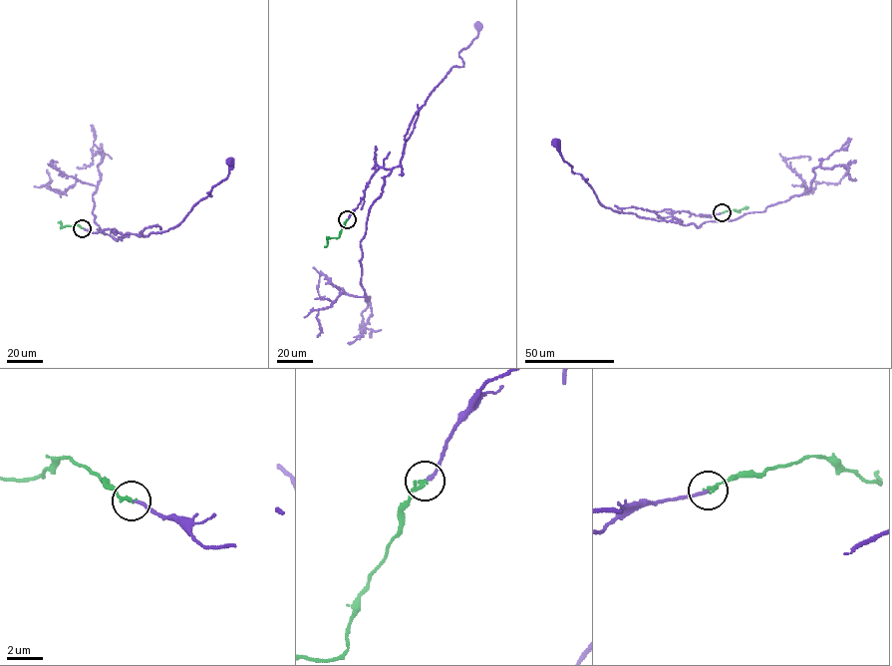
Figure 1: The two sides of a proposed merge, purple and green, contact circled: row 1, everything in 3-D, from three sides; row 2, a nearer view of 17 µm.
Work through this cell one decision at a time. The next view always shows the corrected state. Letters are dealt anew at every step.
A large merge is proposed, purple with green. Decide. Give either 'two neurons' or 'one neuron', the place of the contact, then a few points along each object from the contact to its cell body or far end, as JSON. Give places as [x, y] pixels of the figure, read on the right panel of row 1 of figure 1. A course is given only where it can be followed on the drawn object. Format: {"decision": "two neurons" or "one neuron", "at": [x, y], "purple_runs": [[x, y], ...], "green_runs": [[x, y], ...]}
{"decision": "one neuron", "at": [722, 212], "purple_runs": [[722, 212], [707, 217], [676, 211], [673, 219], [666, 221], [606, 207], [587, 178], [571, 170], [555, 143]], "green_runs": [[722, 212], [734, 209], [740, 212], [748, 207]]}

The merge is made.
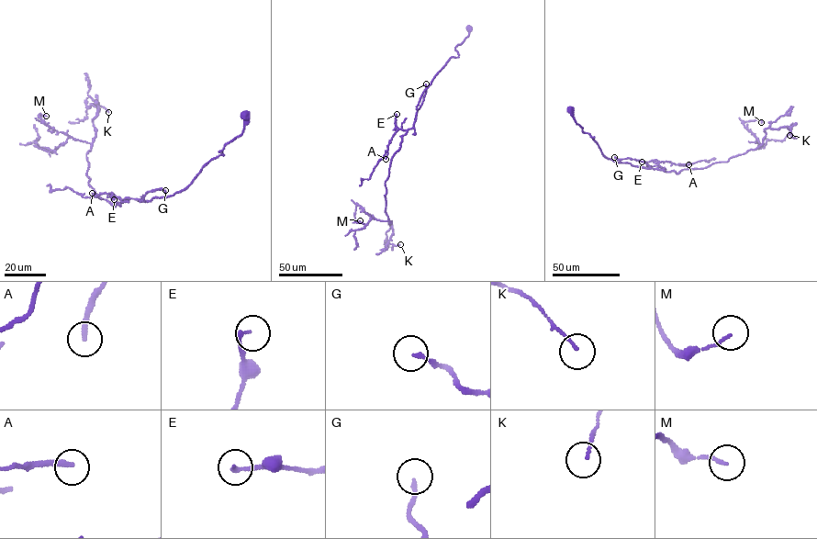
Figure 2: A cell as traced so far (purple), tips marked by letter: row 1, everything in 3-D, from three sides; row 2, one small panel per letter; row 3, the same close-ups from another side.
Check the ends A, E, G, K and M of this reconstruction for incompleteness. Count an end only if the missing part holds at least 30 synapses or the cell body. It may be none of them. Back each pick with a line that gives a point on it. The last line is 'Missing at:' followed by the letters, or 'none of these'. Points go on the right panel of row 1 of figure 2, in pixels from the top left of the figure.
Missing at: none of these

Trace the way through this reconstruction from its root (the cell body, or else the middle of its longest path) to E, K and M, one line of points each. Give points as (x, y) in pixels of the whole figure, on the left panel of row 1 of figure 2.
E: (245, 117), (242, 133), (184, 189), (149, 201), (119, 199), (111, 193), (114, 199)
K: (245, 117), (242, 133), (184, 189), (115, 207), (96, 196), (86, 175), (99, 110), (91, 104), (108, 112)
M: (245, 117), (242, 133), (184, 189), (115, 207), (88, 184), (92, 144), (51, 129), (39, 115), (46, 116)

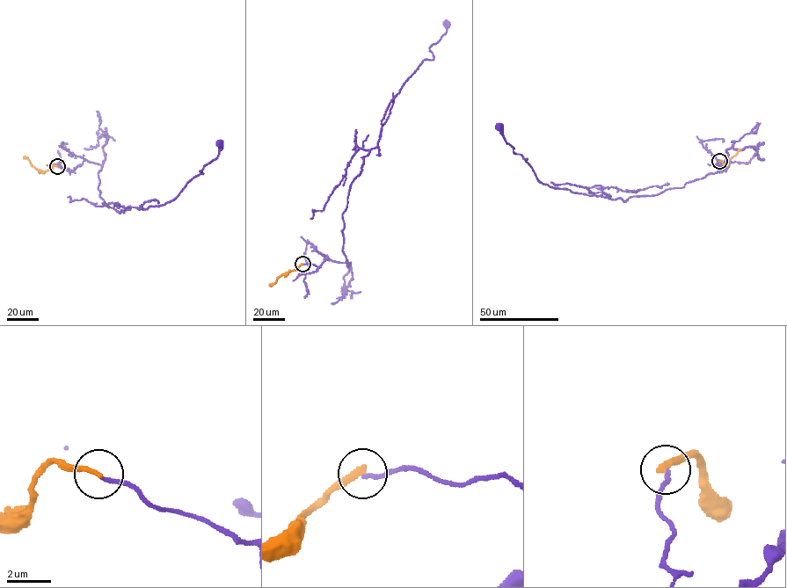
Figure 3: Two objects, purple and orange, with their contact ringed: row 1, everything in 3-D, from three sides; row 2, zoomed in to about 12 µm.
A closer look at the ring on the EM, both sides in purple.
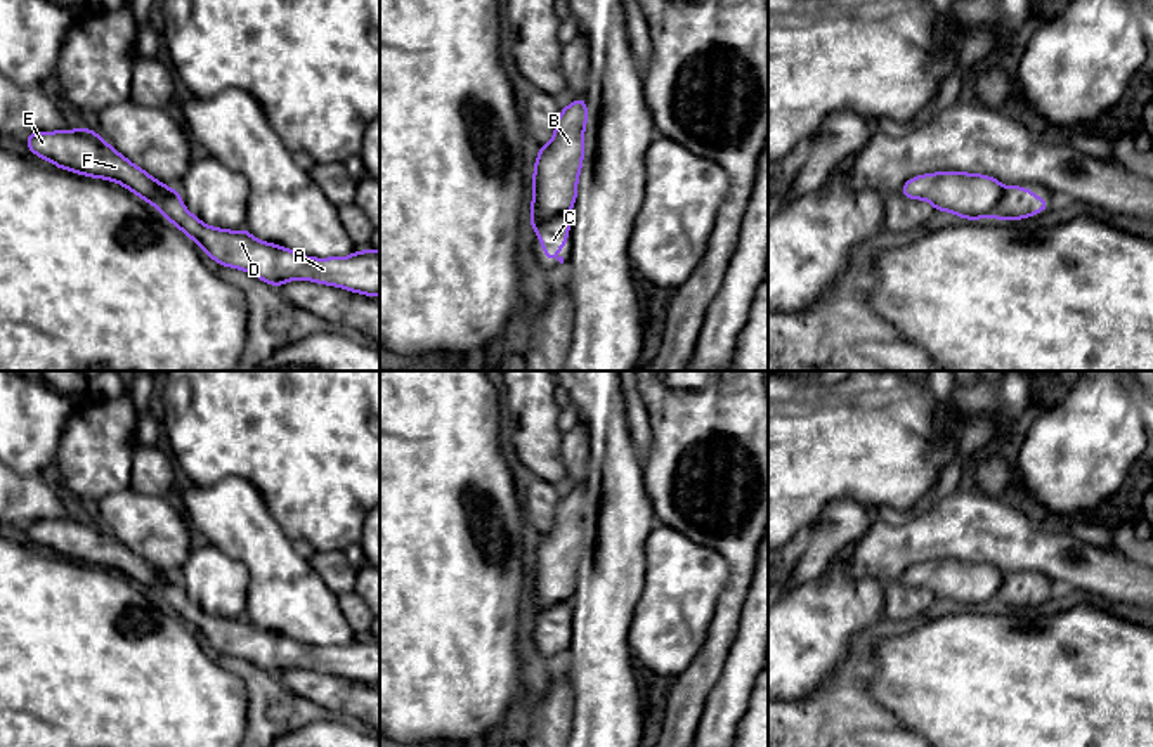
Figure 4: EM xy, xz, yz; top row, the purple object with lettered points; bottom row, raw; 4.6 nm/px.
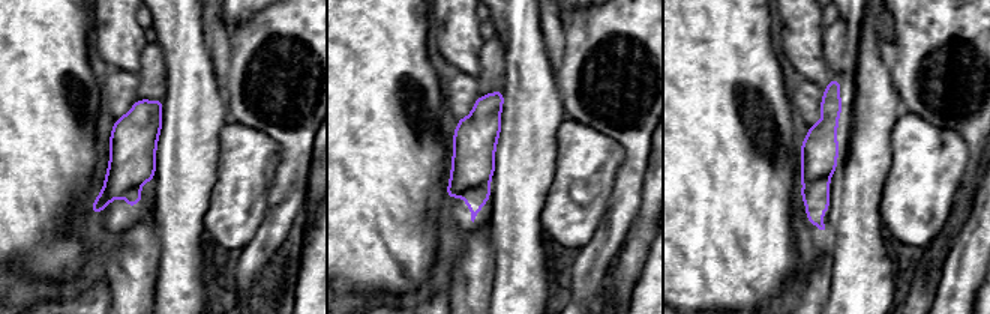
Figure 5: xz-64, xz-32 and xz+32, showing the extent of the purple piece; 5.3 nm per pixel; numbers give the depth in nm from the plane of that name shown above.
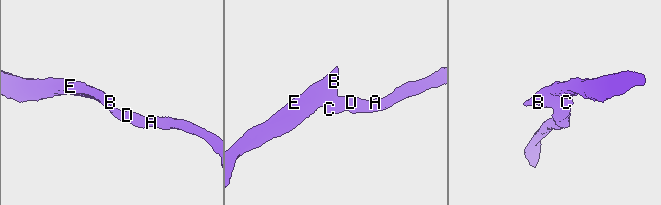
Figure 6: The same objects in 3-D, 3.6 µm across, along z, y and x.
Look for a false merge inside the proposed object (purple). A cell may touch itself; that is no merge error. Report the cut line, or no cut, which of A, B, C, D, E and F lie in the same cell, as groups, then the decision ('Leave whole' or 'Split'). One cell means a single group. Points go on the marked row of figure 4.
Split along xz (569, 212), (552, 215), (533, 227). Groups: A C D / B E F. Split

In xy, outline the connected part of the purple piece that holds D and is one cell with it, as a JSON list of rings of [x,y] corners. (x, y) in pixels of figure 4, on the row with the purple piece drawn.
[[[172,189],[156,210],[218,265],[250,272],[270,286],[279,288],[283,283],[302,279],[380,296],[380,250],[357,250],[343,258],[303,257],[284,246],[255,239],[248,229],[225,231],[205,225],[187,211],[177,189]]]

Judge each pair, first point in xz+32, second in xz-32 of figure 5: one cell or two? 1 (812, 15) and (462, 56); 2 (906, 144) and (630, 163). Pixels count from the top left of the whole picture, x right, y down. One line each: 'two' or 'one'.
1: one
2: two

